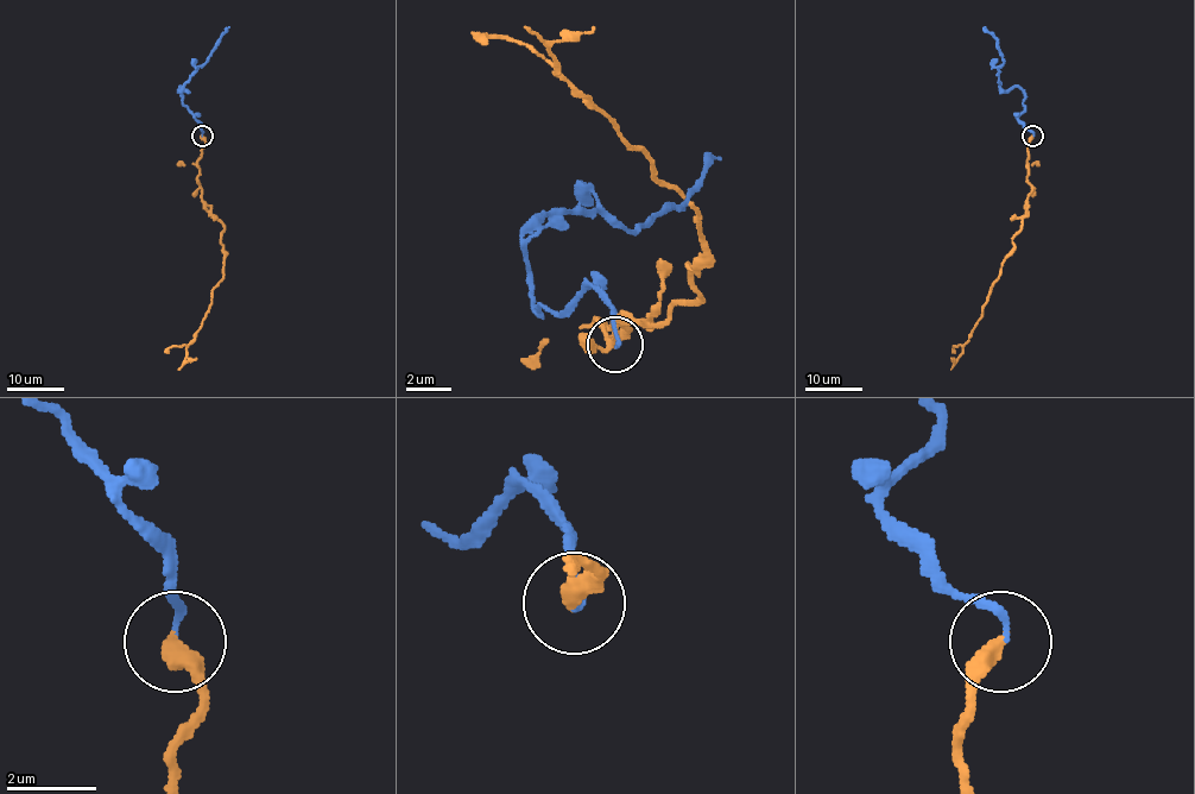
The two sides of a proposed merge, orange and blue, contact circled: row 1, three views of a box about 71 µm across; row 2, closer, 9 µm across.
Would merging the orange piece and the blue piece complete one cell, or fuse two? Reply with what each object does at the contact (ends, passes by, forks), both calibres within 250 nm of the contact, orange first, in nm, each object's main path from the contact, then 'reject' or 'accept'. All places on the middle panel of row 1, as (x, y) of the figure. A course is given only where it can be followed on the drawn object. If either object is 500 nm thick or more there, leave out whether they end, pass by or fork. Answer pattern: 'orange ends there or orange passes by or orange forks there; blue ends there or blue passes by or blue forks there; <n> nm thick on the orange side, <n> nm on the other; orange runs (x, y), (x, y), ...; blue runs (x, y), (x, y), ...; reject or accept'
orange ends there; blue ends there; 440 nm thick on the orange side, 140 nm on the other; orange runs (617, 346), (627, 329), (600, 317), (611, 340), (700, 295), (700, 218), (556, 73), (556, 39), (594, 29); blue runs (617, 346), (617, 313), (589, 284), (539, 313), (528, 234), (550, 212), (639, 228), (722, 162); accept

